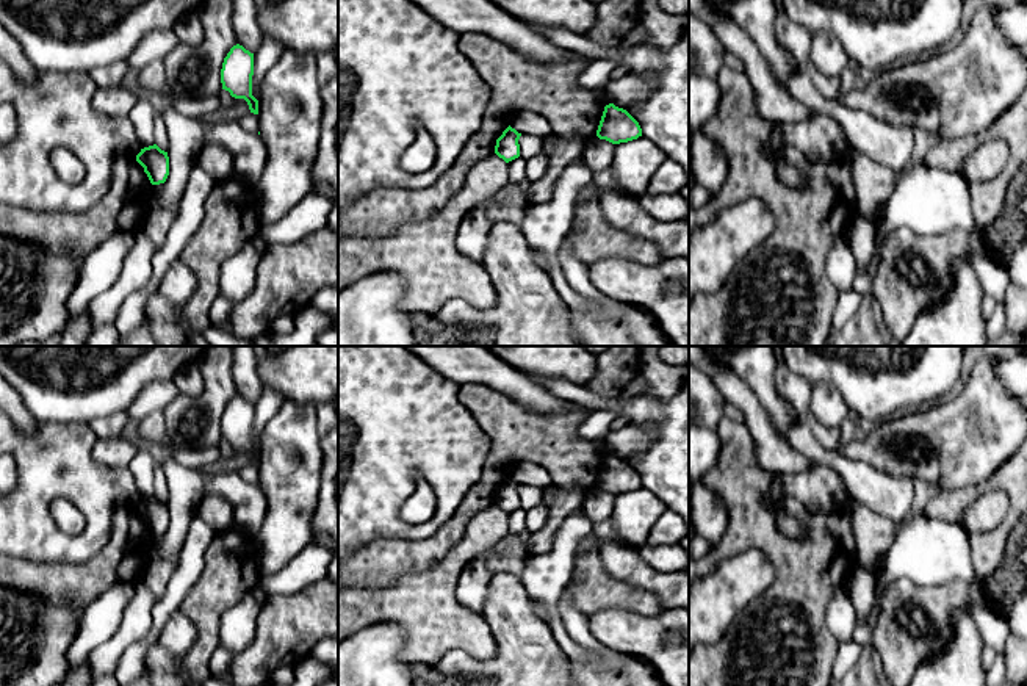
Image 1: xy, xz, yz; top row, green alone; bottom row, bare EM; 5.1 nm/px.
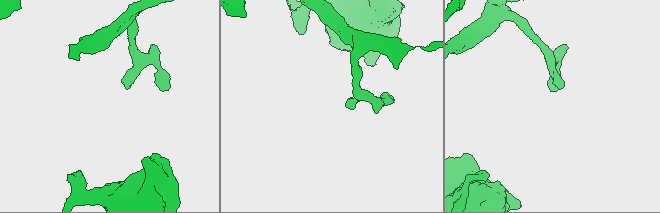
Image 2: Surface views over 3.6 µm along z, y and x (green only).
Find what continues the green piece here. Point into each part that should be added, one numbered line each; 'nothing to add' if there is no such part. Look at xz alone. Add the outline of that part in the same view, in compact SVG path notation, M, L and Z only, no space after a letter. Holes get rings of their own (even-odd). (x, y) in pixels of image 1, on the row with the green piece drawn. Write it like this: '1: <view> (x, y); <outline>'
nothing to add

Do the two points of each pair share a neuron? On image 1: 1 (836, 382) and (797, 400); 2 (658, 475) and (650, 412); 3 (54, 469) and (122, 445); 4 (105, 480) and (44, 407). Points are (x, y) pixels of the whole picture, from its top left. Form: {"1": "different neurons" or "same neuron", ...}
{"1": "different neurons", "2": "same neuron", "3": "different neurons", "4": "different neurons"}

